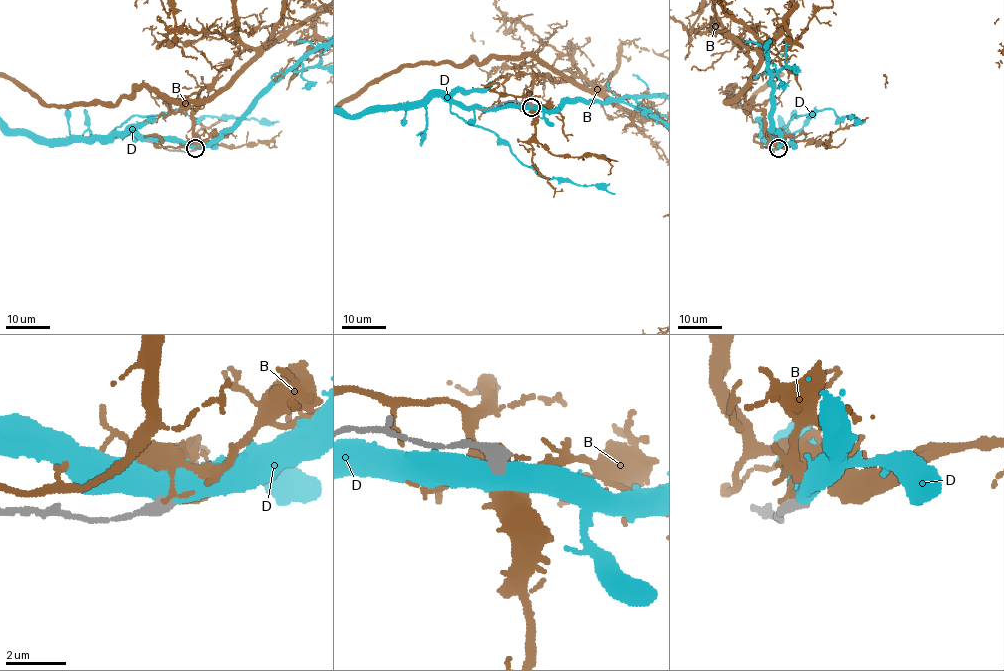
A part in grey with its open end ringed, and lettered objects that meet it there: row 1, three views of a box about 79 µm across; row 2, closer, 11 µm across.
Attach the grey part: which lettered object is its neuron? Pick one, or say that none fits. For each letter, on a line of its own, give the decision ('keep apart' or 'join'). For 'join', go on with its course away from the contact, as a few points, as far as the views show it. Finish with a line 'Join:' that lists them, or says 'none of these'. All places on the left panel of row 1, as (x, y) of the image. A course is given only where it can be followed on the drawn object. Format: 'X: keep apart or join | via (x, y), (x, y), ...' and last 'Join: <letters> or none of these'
B: keep apart
D: keep apart
Join: none of these

